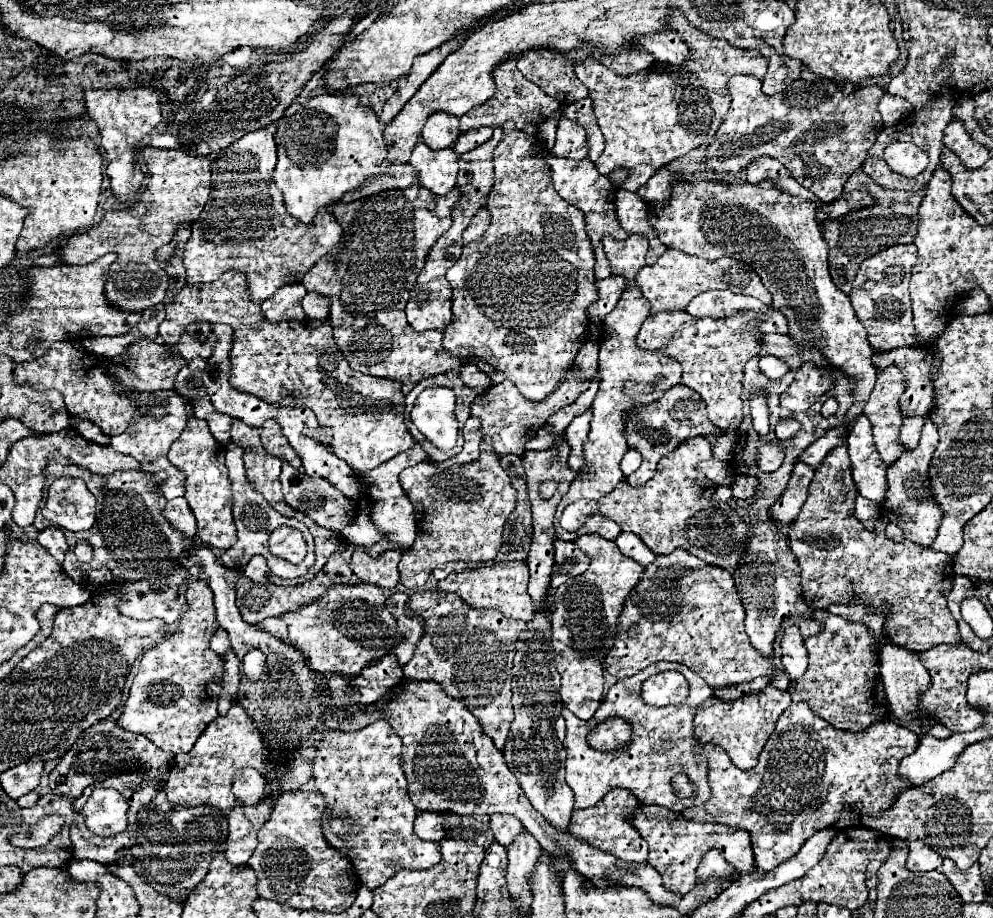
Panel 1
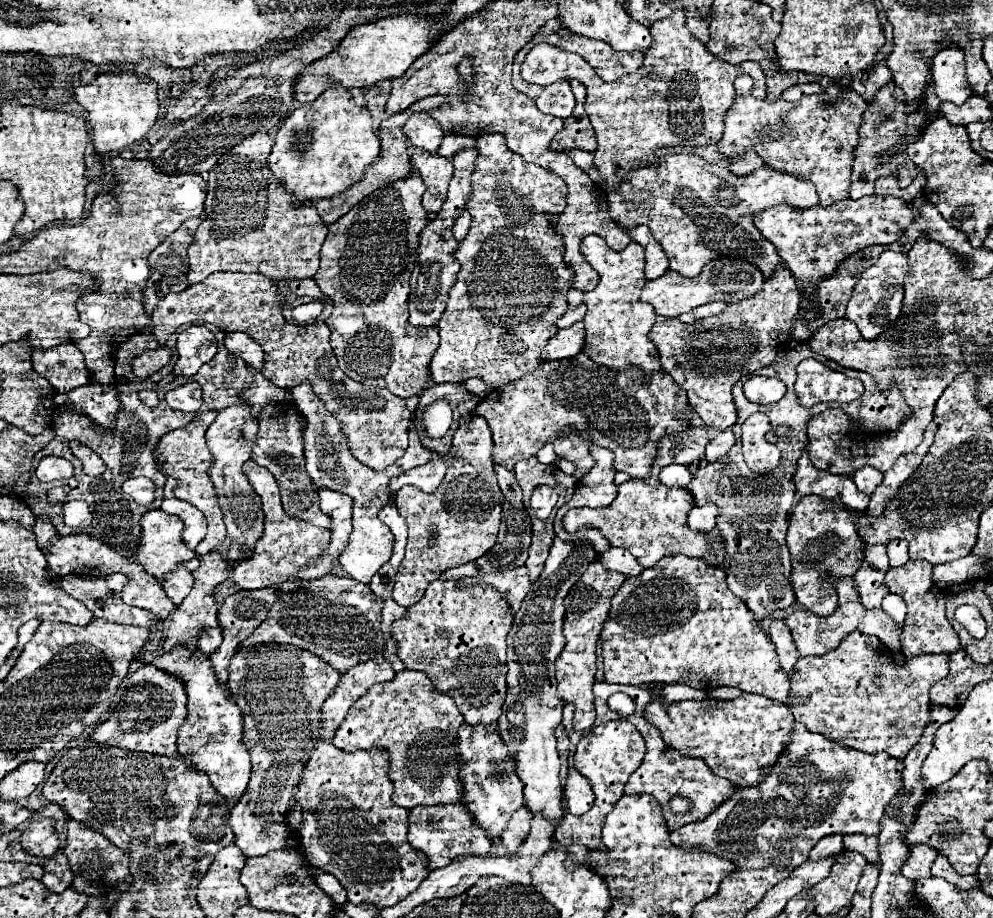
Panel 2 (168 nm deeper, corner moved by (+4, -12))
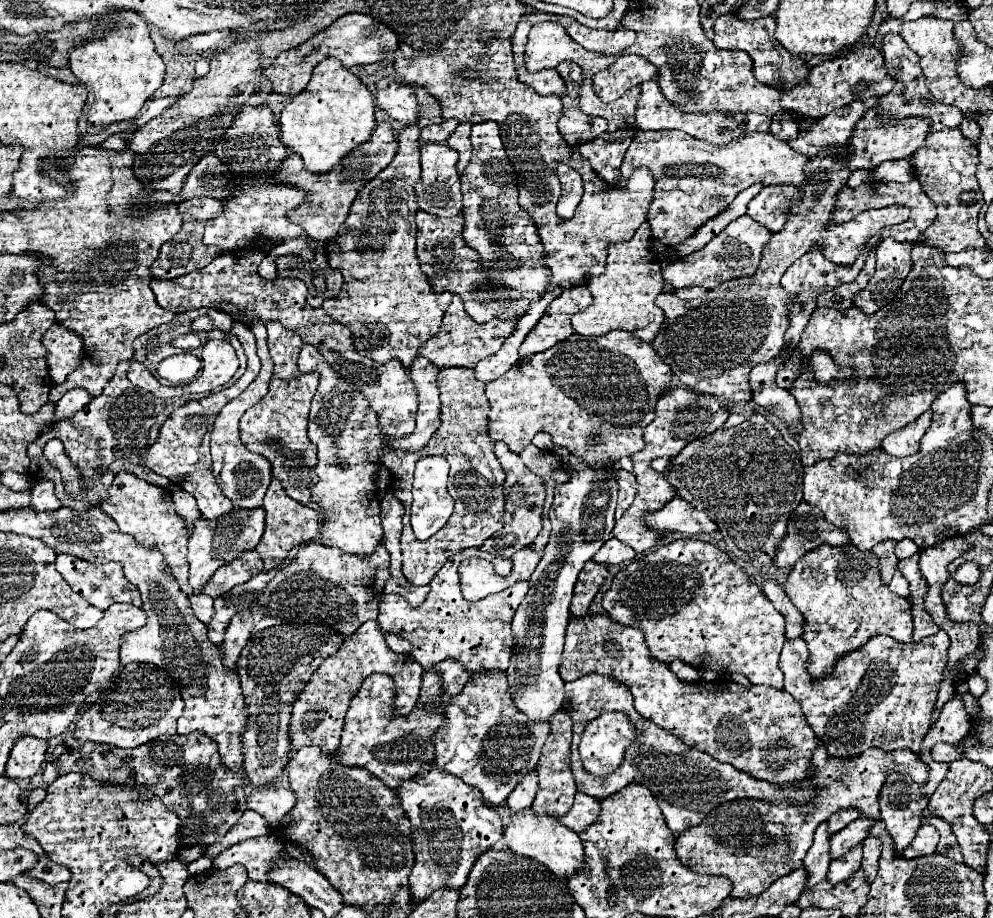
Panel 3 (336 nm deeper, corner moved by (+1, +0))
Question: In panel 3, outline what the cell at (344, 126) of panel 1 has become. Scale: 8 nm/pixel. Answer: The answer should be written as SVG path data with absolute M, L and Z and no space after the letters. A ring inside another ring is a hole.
M336 58L320 62L304 92L294 96L280 114L282 144L300 154L304 168L314 174L326 174L338 166L344 156L372 138L374 128L374 98L370 90Z

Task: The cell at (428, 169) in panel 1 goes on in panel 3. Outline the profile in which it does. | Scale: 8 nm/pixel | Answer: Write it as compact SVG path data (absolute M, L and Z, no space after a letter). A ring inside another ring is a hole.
M428 142L422 146L422 156L420 156L422 176L416 184L416 198L418 198L420 210L442 218L458 216L462 212L462 206L460 206L462 192L460 192L460 176L456 172L456 162L458 162L458 152L446 144Z

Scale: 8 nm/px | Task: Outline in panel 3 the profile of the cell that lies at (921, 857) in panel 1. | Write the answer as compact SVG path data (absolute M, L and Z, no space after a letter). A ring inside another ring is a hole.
M924 822L914 838L914 842L908 846L908 850L904 850L904 858L912 860L912 858L920 858L920 856L928 856L936 852L936 844L938 844L938 830Z

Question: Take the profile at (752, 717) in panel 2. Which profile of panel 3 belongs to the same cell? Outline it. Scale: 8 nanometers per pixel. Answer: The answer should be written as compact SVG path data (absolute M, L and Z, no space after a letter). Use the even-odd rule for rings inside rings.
M586 616L580 620L570 620L566 628L560 676L566 682L572 682L590 672L606 674L628 684L634 696L634 708L640 712L640 716L652 720L660 728L666 728L684 744L710 754L718 762L728 762L736 770L742 770L756 780L766 780L772 784L786 784L808 776L808 760L812 760L818 738L806 724L800 704L786 690L774 690L768 686L742 686L732 680L682 682L664 662L652 660L648 656L644 634L640 630L624 628L612 622L608 616Z

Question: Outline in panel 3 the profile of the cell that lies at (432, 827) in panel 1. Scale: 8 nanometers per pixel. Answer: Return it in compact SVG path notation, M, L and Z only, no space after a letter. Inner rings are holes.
M422 768L416 780L400 786L398 794L412 824L416 864L410 872L410 890L414 900L422 902L438 888L462 888L476 858L500 840L504 832L500 816L484 804L476 788L440 768Z

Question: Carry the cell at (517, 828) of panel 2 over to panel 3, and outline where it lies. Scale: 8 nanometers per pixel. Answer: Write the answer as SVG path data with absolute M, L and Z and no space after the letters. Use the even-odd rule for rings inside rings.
M530 772L514 790L512 794L508 796L508 808L512 814L518 814L518 812L524 812L532 806L532 800L536 796L536 790L538 790L538 776L536 772Z

